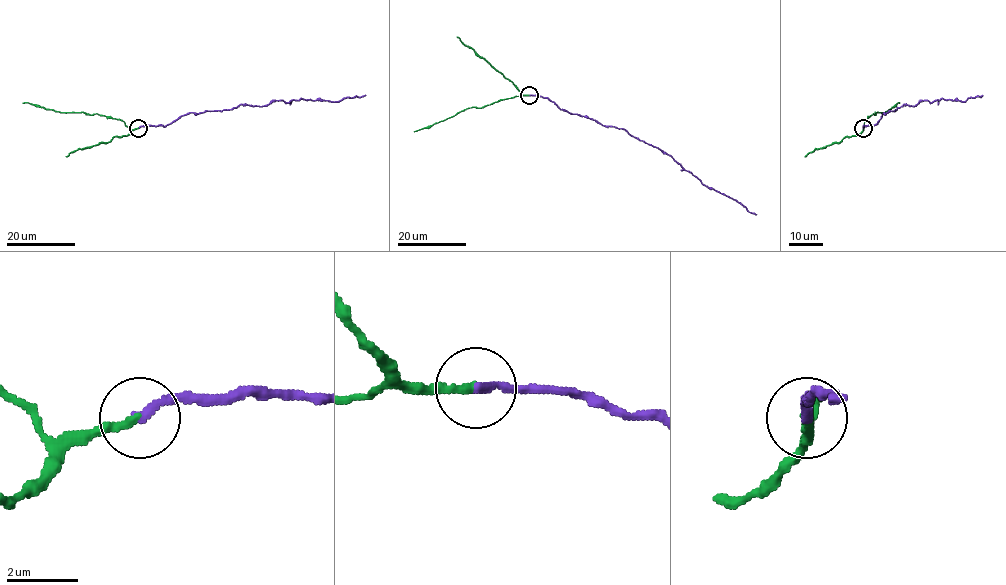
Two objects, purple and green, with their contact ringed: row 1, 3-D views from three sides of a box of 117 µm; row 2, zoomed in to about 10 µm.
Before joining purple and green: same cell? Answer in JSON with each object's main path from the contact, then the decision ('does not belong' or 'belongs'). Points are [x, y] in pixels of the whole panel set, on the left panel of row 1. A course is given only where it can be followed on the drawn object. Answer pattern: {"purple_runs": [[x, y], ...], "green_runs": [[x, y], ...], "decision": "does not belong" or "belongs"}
{"purple_runs": [[138, 127], [166, 126], [190, 113], [243, 104], [266, 106], [301, 98], [337, 102], [366, 95]], "green_runs": [[138, 127], [130, 129], [120, 120], [99, 114], [54, 111], [23, 103]], "decision": "belongs"}

